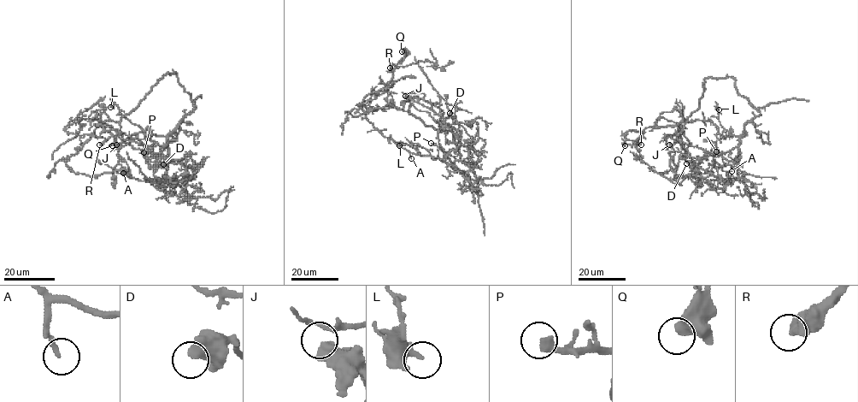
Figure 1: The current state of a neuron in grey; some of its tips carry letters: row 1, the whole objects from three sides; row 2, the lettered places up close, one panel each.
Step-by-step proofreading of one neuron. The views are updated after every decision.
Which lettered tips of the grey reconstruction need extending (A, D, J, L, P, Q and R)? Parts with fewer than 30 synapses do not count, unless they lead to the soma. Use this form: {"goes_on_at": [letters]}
{"goes_on_at": ["A", "P"]}

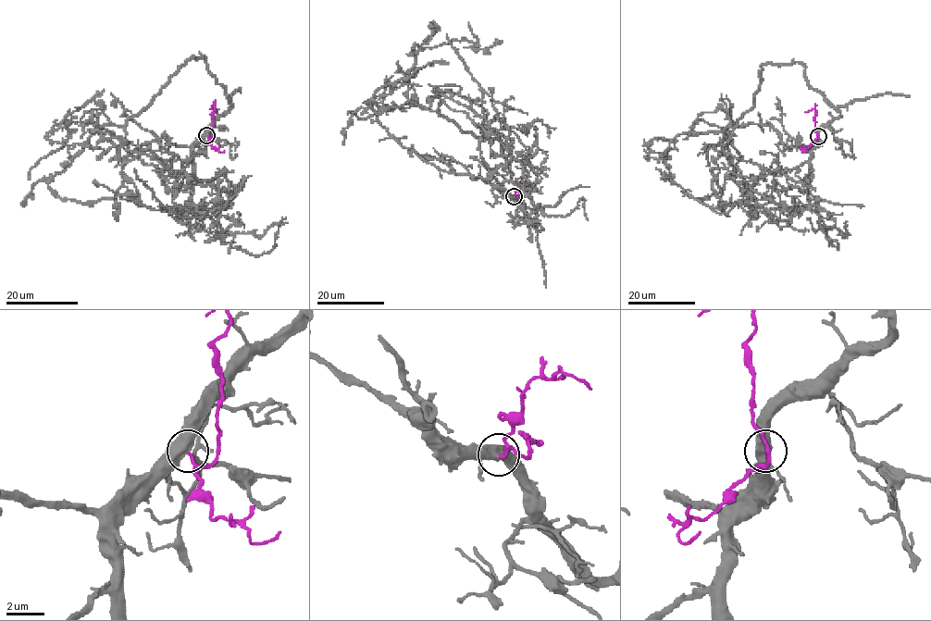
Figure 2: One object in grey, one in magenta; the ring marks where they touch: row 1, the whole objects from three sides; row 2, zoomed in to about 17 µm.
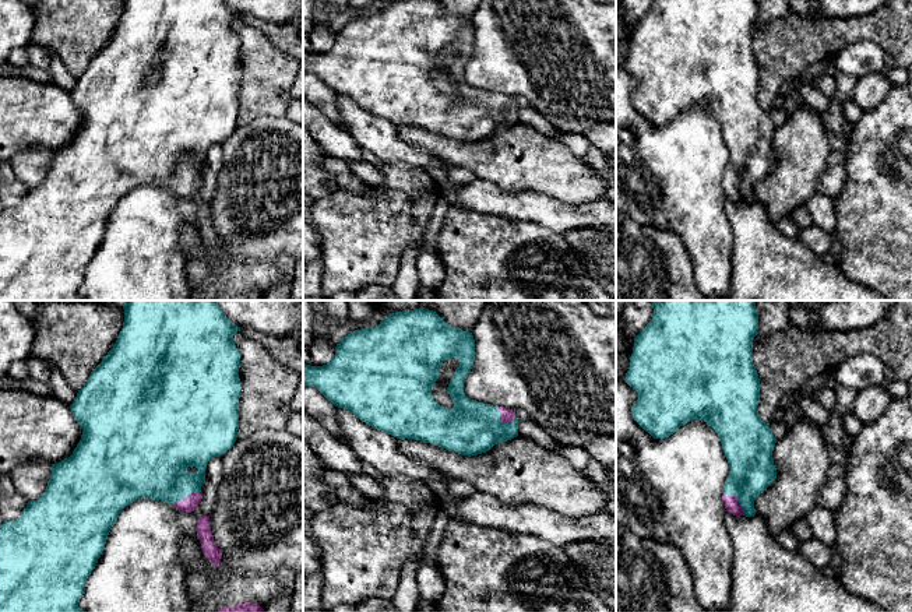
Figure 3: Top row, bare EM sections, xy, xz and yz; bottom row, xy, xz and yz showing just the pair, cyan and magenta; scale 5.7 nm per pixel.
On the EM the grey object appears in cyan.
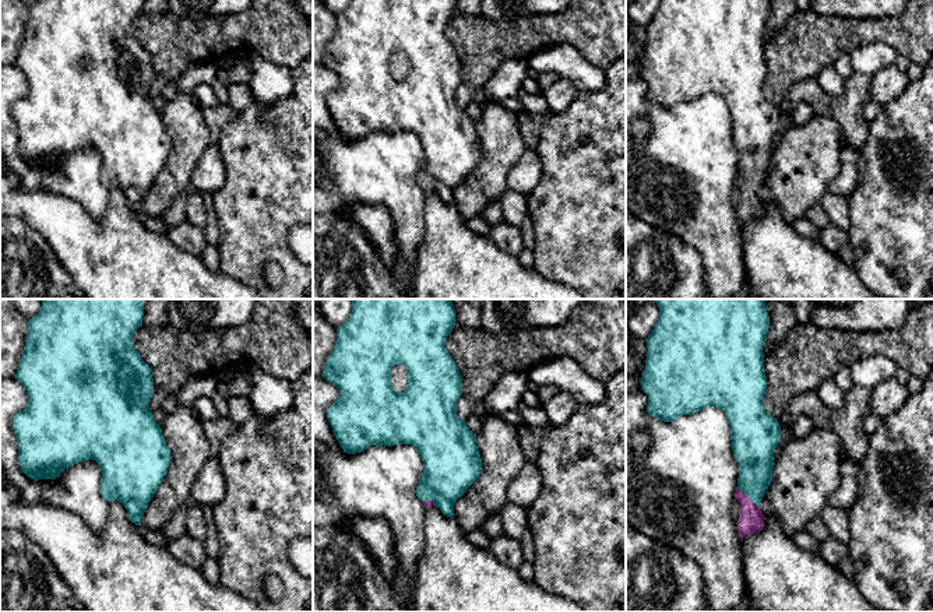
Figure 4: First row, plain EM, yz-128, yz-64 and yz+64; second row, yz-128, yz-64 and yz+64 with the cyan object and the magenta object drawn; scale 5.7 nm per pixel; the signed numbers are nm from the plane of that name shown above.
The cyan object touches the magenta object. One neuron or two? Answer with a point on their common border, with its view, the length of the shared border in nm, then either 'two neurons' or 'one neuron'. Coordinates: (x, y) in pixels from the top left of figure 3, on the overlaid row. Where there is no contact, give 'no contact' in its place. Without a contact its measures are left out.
yz (739, 500) | 180 nm | one neuron

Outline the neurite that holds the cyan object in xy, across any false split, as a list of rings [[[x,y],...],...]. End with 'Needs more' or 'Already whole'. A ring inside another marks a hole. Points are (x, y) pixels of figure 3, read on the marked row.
[[[126,300],[123,328],[108,355],[92,369],[87,383],[70,405],[73,416],[82,429],[81,440],[68,458],[52,464],[52,475],[43,495],[21,511],[14,521],[0,524],[0,612],[84,612],[78,602],[85,581],[101,558],[108,535],[122,510],[137,499],[152,499],[173,504],[179,511],[194,511],[201,502],[207,464],[233,447],[239,430],[240,352],[233,335],[240,327],[233,324],[216,300]]]. Needs more

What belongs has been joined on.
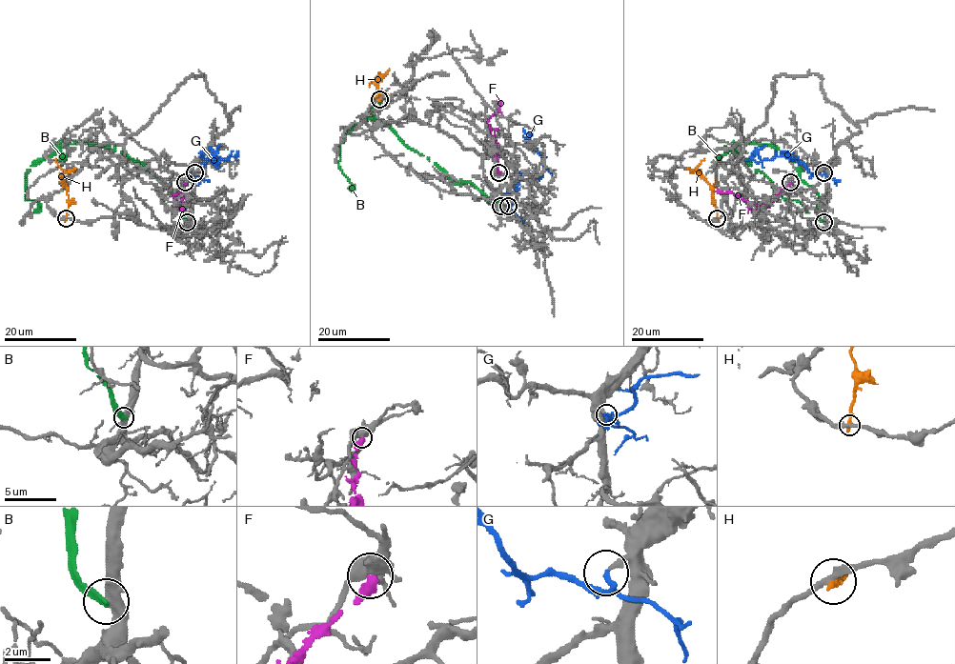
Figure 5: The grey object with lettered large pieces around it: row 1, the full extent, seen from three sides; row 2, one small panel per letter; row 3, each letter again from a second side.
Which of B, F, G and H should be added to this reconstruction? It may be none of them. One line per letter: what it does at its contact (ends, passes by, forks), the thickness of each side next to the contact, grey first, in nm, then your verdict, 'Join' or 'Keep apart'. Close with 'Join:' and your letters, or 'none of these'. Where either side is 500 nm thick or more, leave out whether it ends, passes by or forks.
B: It ends there. Thickness 400 nm (grey) against 280 nm. Keep apart
F: It ends there. Thickness 480 nm (grey) against 480 nm. Keep apart
G: It passes by. Thickness 220 nm (grey) against 180 nm. Join
H: It ends there. Thickness 280 nm (grey) against 300 nm. Keep apart
Join: G

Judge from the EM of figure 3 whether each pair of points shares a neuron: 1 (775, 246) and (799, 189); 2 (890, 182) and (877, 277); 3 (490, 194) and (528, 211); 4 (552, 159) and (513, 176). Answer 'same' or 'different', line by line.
1: different
2: same
3: same
4: same

